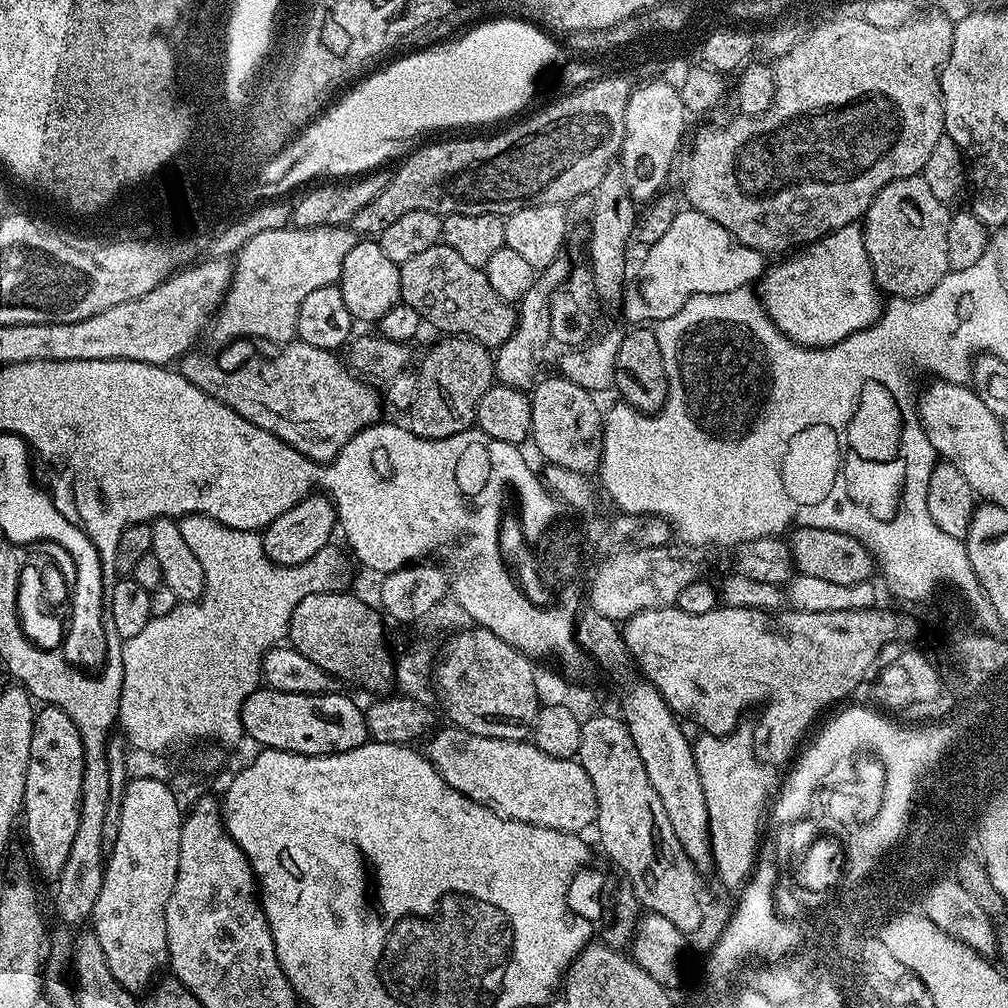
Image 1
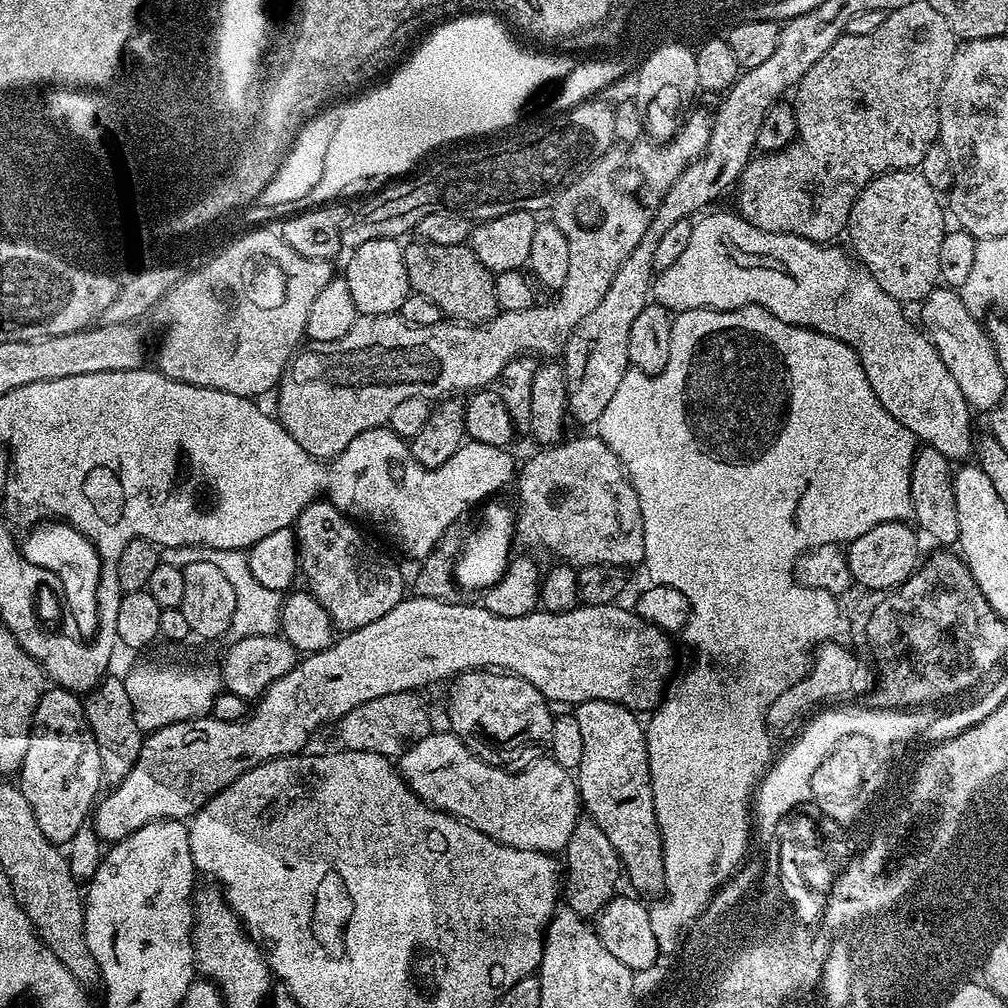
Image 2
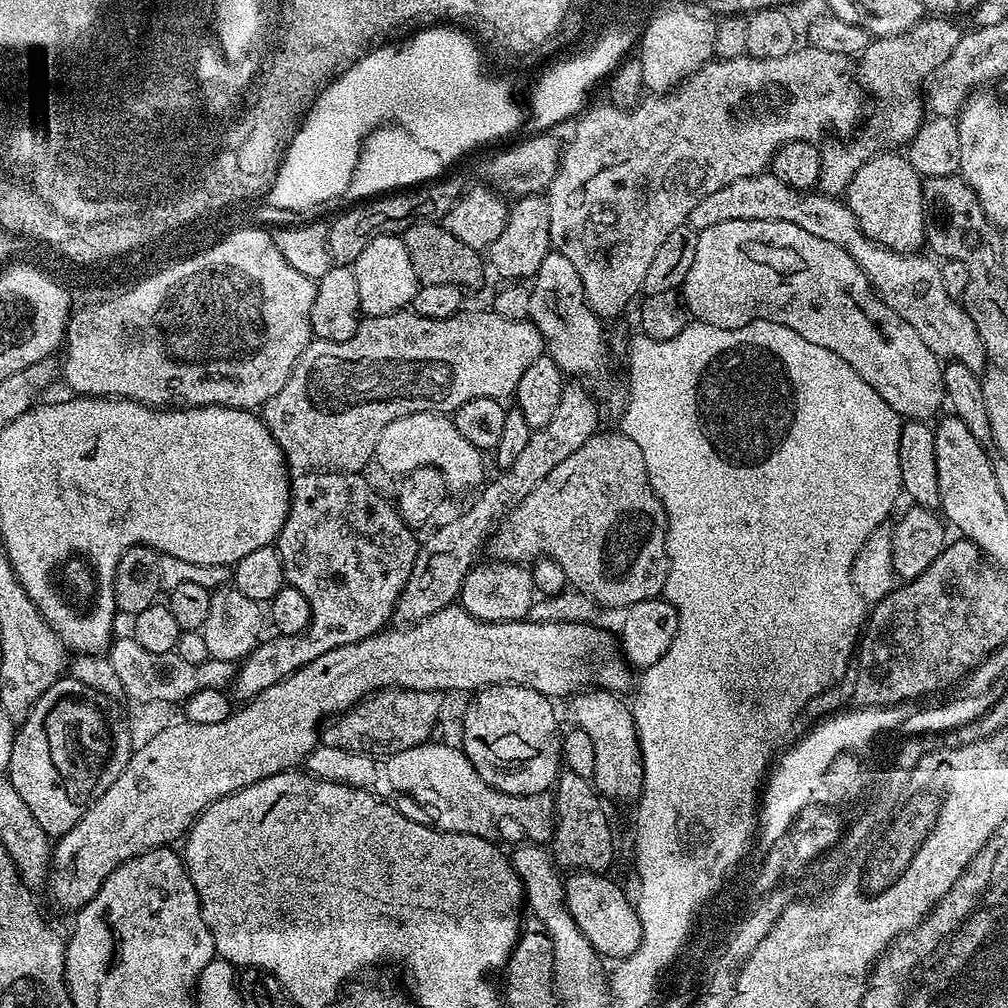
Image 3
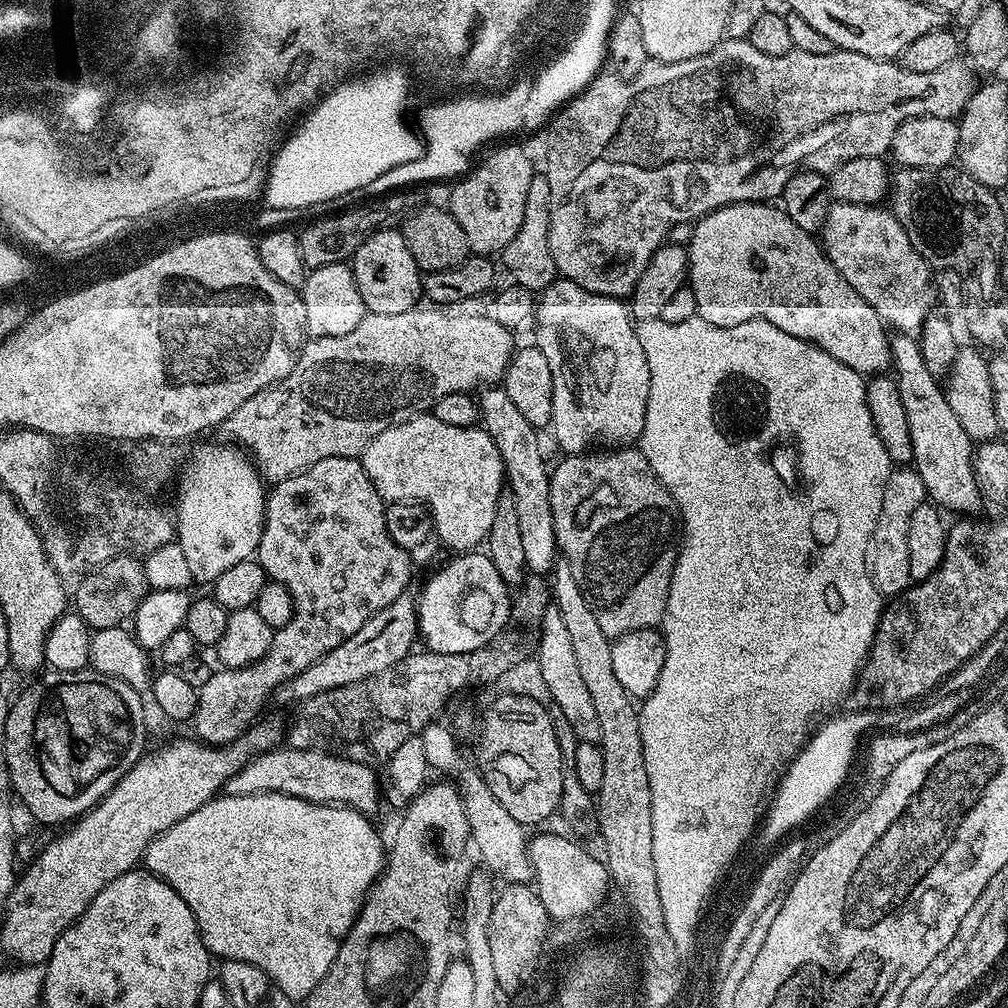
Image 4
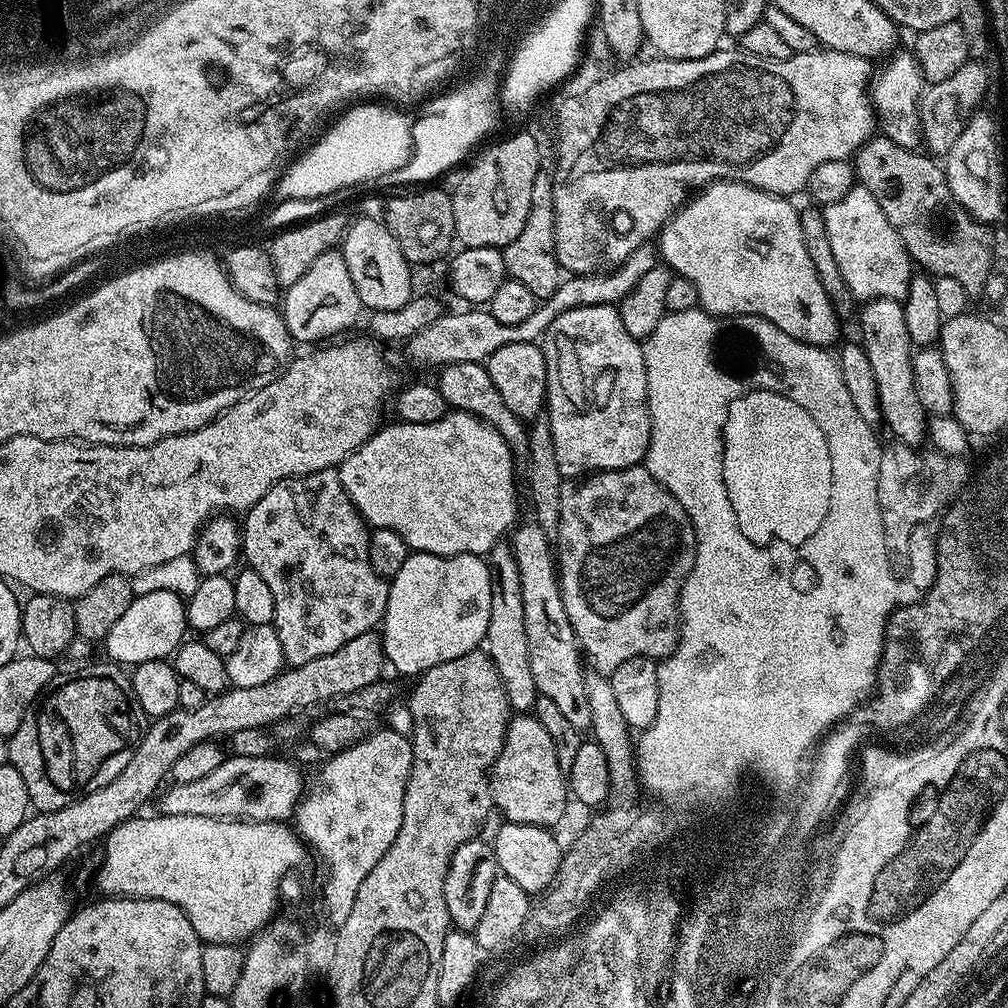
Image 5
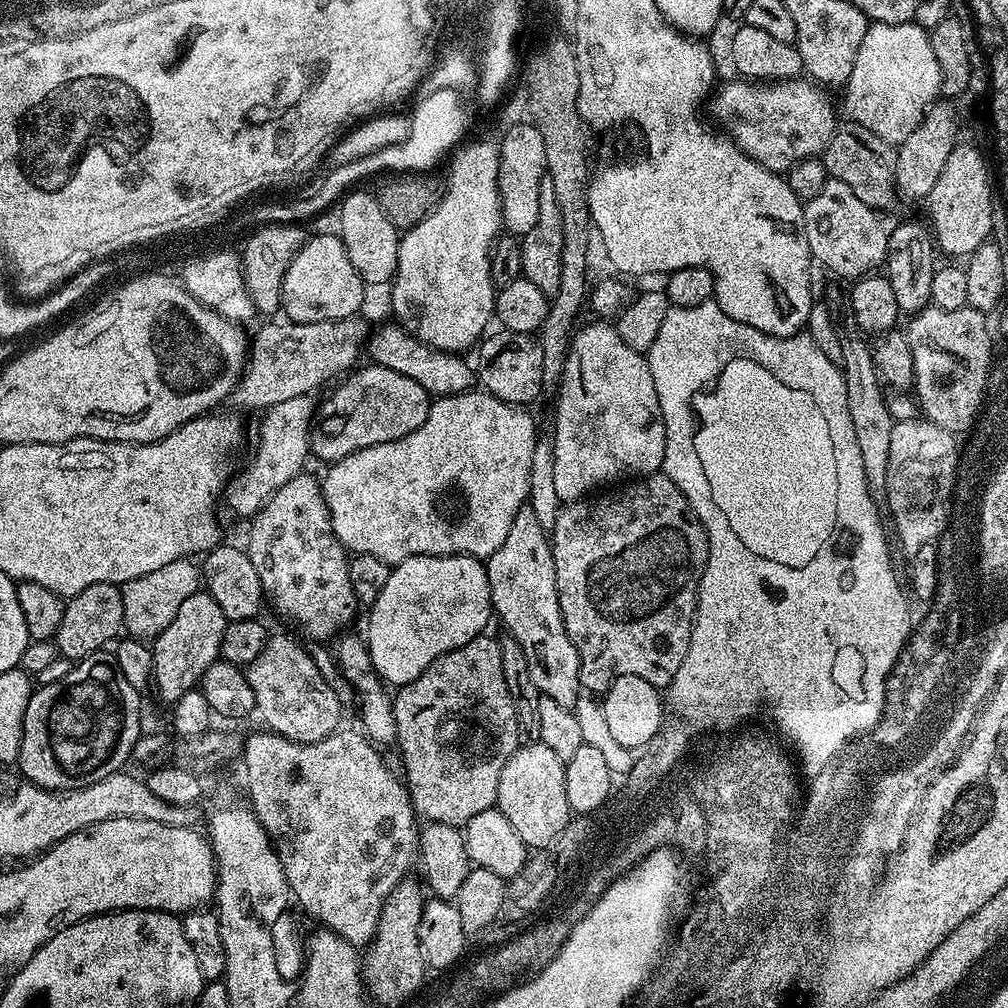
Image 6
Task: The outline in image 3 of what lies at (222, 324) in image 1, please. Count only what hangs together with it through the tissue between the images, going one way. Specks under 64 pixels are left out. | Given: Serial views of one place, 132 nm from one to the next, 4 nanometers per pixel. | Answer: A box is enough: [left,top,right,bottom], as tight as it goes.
[63,228,316,409]

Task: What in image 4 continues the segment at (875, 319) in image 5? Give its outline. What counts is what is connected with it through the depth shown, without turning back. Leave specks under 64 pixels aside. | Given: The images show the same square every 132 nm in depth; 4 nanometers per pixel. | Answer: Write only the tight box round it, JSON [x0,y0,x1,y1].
[890,335,982,510]

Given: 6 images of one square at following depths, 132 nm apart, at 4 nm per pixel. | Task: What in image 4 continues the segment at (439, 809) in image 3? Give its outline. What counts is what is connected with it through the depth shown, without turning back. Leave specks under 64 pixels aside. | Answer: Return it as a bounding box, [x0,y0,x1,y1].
[226,746,378,816]

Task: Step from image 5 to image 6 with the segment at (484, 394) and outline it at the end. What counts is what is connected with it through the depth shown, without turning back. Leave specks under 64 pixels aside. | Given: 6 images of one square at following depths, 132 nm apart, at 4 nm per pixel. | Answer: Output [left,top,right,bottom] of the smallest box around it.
[366,322,478,398]

